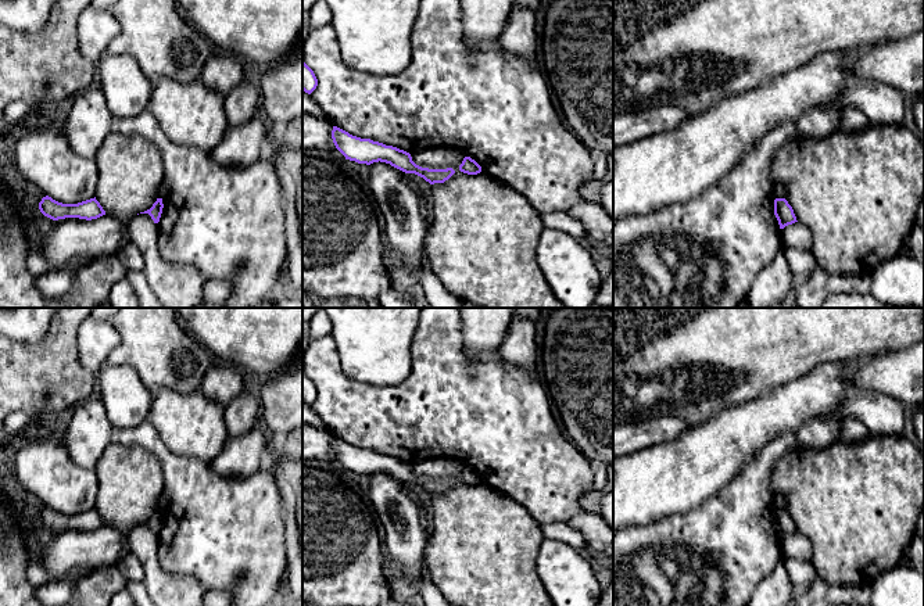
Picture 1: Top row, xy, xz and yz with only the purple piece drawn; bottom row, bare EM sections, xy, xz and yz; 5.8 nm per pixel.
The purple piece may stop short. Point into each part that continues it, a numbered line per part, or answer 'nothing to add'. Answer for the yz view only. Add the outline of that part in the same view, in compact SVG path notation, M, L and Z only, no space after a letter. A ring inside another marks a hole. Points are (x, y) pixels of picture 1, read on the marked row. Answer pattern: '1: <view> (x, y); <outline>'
nothing to add

